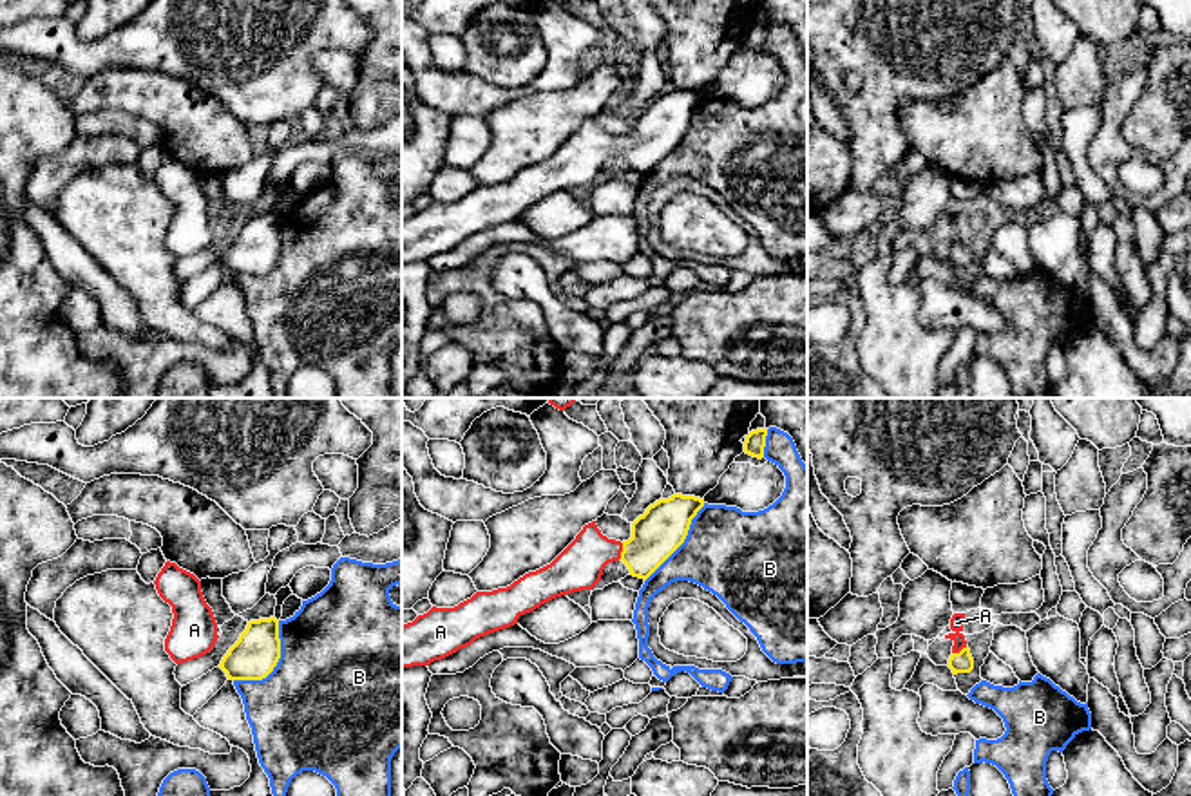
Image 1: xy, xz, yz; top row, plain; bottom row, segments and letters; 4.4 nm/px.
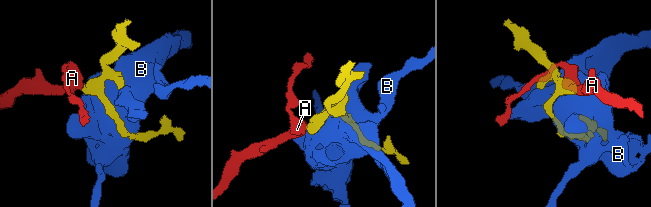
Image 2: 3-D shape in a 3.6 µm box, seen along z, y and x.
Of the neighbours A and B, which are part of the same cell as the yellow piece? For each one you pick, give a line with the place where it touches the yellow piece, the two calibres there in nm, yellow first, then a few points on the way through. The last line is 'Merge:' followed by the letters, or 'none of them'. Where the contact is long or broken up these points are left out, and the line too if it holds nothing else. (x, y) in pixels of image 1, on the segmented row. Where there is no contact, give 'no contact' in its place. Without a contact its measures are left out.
A: xz (623, 550) | 220/200 nm | across xz (656, 534), (639, 550), (623, 550), (596, 550), (580, 567)
Merge: A

